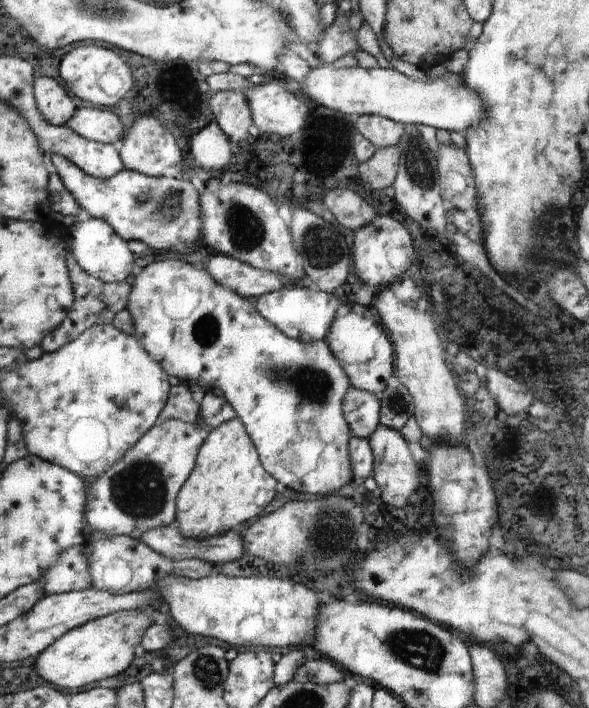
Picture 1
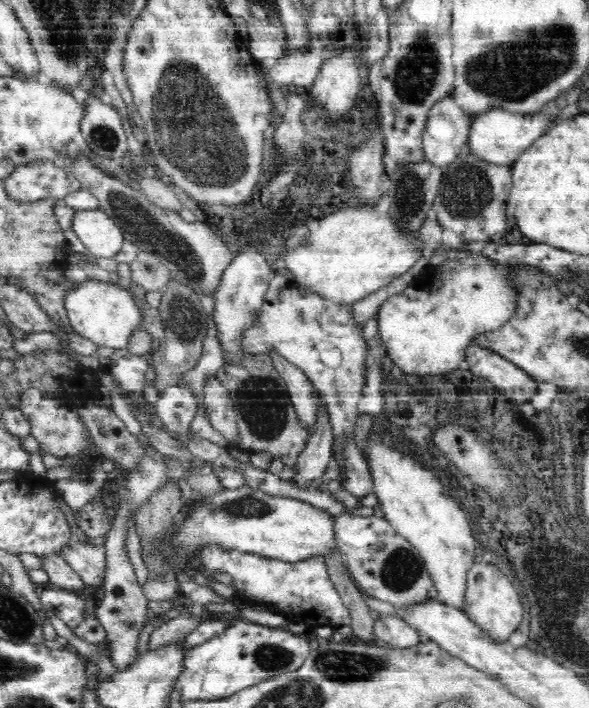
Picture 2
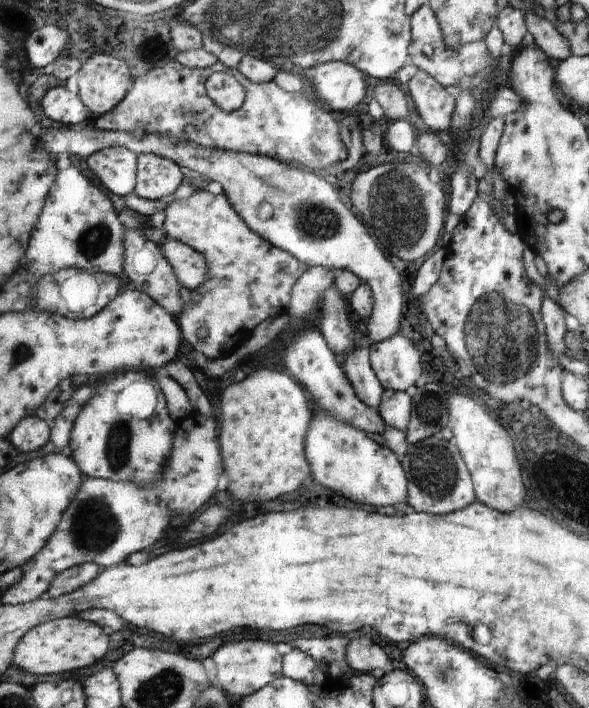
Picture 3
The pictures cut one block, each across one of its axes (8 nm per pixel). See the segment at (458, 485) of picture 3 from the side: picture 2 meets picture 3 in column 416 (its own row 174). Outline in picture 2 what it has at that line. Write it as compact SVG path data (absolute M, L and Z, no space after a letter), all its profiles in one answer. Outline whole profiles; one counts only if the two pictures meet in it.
M466 144L455 162L442 169L443 177L432 208L444 230L454 232L466 242L490 242L494 234L506 232L506 202L512 188L510 167L476 158Z

